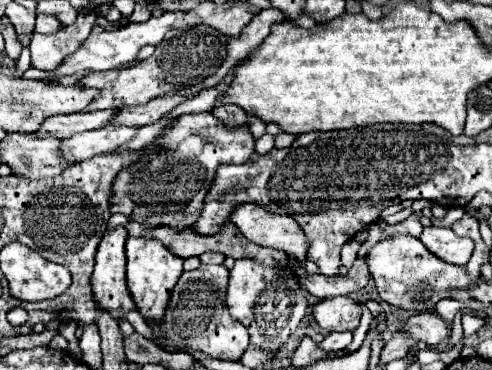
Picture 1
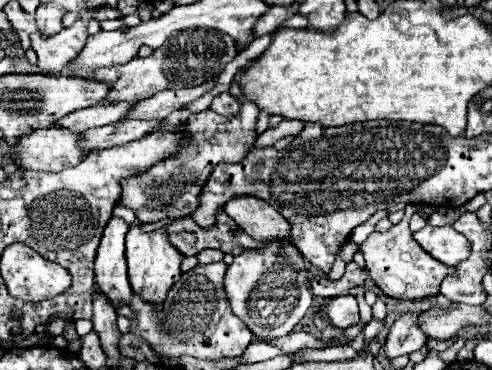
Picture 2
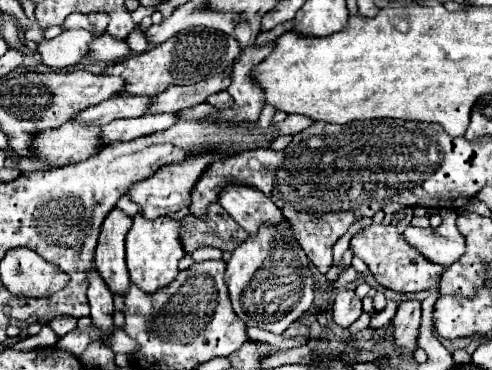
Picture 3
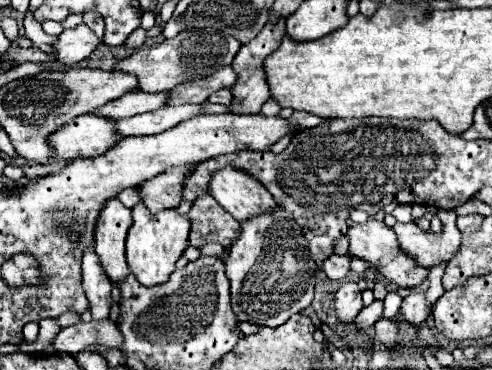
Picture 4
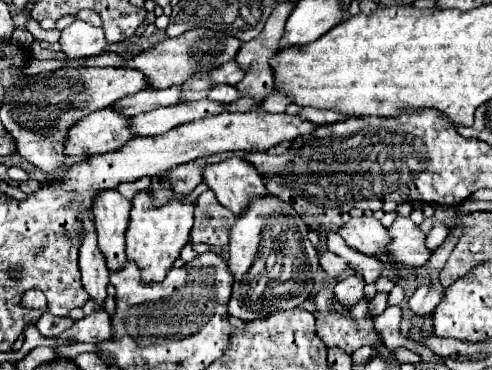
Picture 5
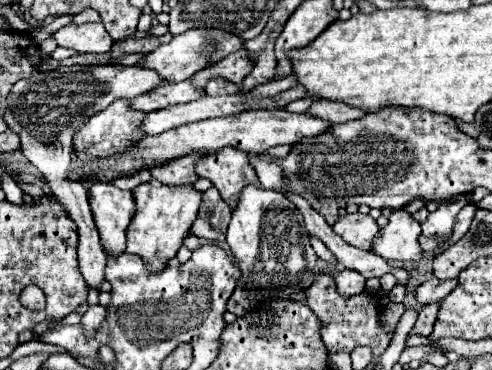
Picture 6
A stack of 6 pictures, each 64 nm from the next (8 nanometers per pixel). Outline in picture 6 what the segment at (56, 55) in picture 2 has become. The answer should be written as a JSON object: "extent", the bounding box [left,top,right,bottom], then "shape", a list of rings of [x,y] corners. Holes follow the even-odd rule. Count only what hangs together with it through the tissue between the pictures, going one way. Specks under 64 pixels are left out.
{"extent":[54,22,112,54],"shape":[[[72,22],[64,28],[60,28],[54,34],[54,40],[58,42],[58,46],[72,48],[78,54],[108,52],[112,48],[112,38],[104,30],[102,22],[98,22],[98,24],[74,24]]]}

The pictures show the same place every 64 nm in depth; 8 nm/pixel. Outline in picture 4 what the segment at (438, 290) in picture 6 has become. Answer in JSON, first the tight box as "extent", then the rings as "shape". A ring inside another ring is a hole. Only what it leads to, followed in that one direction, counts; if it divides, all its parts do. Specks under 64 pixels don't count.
{"extent":[400,292,428,326],"shape":[[[414,292],[410,296],[406,296],[400,304],[400,318],[404,322],[408,322],[410,326],[418,326],[420,322],[424,322],[428,316],[428,306],[426,306],[426,298],[420,292]]]}

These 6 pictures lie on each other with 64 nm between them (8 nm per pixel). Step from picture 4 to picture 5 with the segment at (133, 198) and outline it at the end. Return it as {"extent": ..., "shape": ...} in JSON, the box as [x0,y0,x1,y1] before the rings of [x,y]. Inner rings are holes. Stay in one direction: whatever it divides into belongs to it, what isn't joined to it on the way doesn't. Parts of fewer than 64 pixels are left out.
{"extent":[117,178,150,200],"shape":[[[142,178],[140,182],[127,182],[122,183],[117,187],[117,190],[128,200],[132,200],[134,195],[141,191],[146,190],[150,186],[150,178]]]}

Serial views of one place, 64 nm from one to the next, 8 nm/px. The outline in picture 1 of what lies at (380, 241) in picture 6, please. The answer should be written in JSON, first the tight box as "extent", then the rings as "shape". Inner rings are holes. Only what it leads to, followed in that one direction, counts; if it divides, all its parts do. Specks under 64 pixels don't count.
{"extent":[420,226,474,264],"shape":[[[428,226],[420,236],[422,244],[450,264],[466,264],[474,252],[474,242],[464,236],[456,236],[452,228]]]}

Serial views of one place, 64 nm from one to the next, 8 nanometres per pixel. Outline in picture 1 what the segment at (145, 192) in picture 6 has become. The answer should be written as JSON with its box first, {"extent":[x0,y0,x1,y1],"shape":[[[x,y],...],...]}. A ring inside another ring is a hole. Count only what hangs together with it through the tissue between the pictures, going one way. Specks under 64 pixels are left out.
{"extent":[126,238,182,324],"shape":[[[128,238],[126,256],[128,256],[126,284],[128,284],[130,296],[136,304],[136,310],[144,316],[146,322],[160,324],[160,320],[164,318],[164,312],[168,308],[172,288],[176,286],[178,278],[182,276],[182,258],[172,256],[172,252],[168,248],[164,248],[162,242],[148,240],[148,238]]]}

